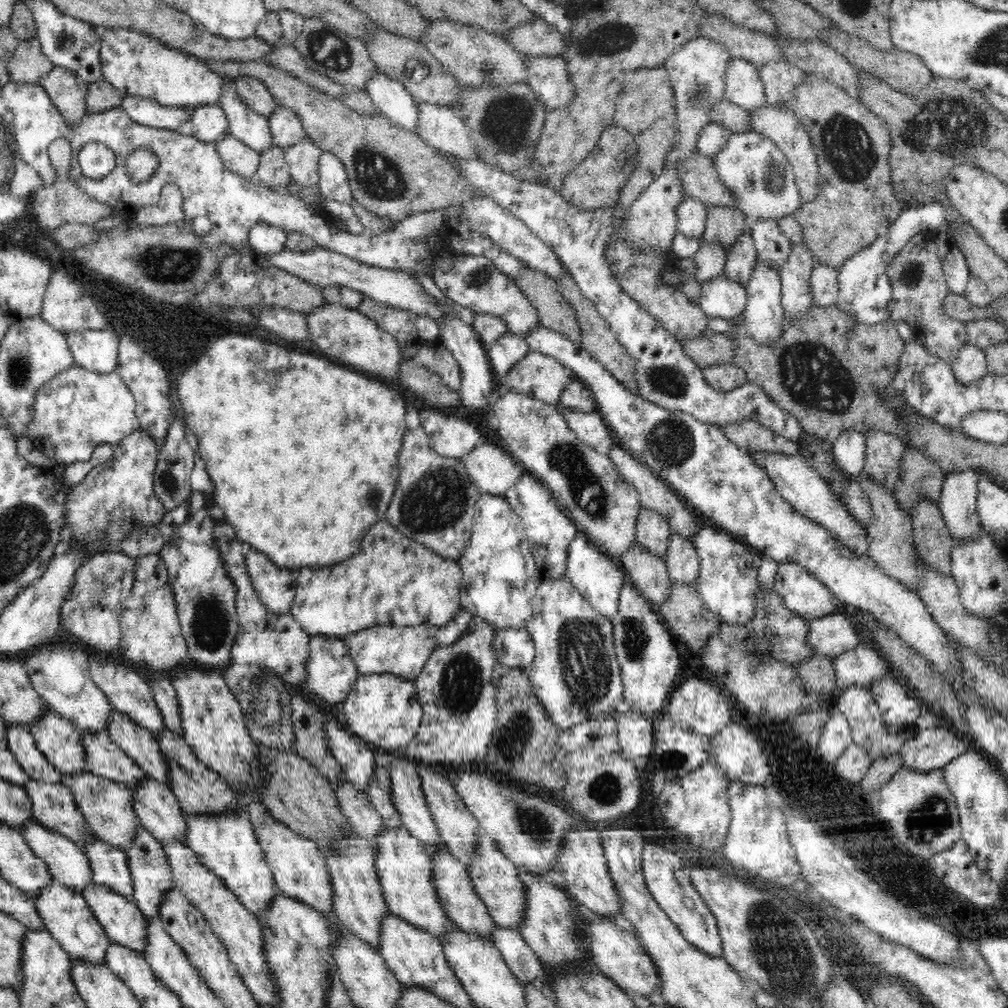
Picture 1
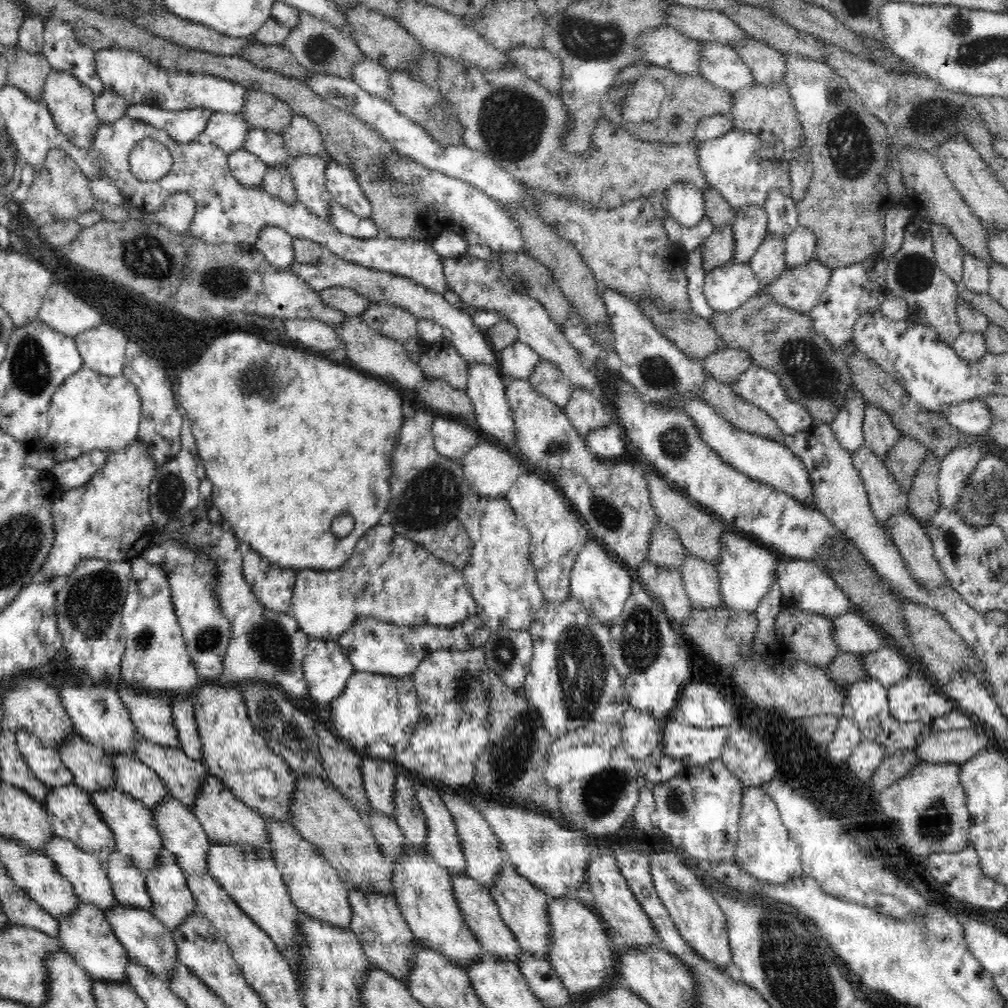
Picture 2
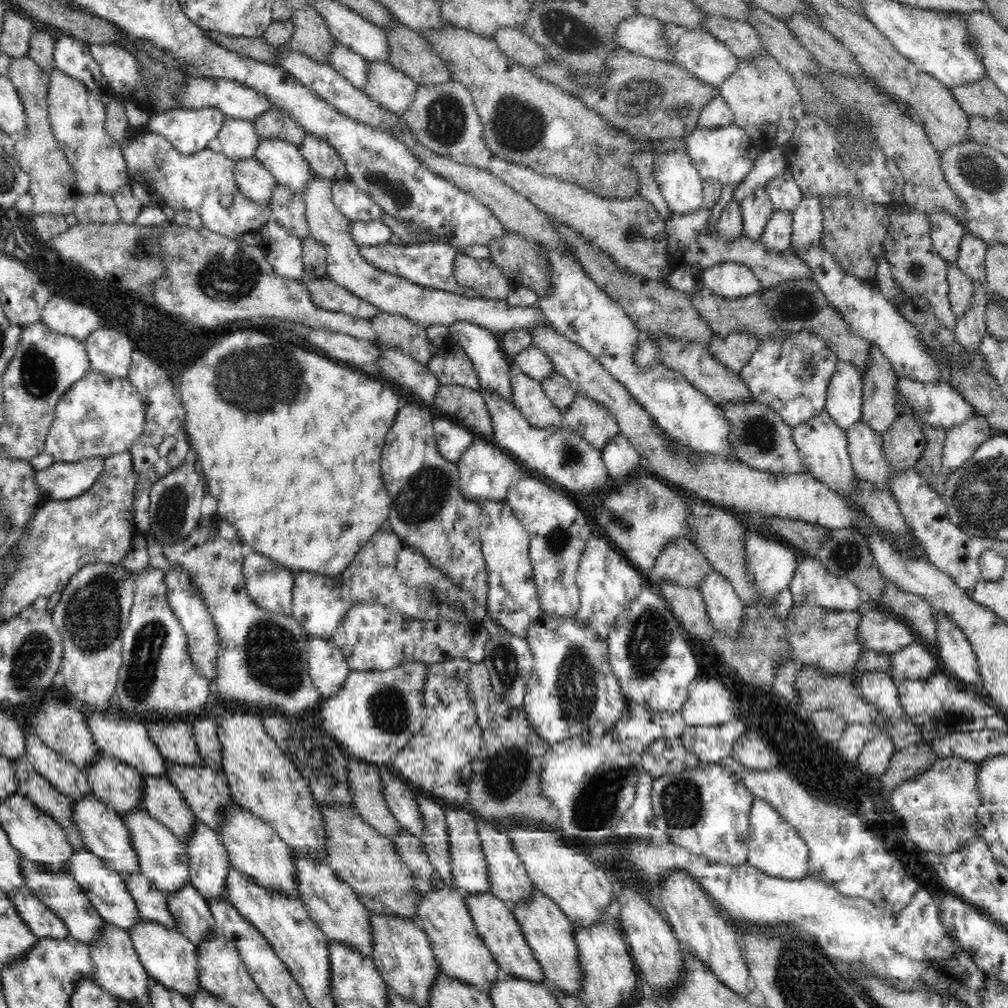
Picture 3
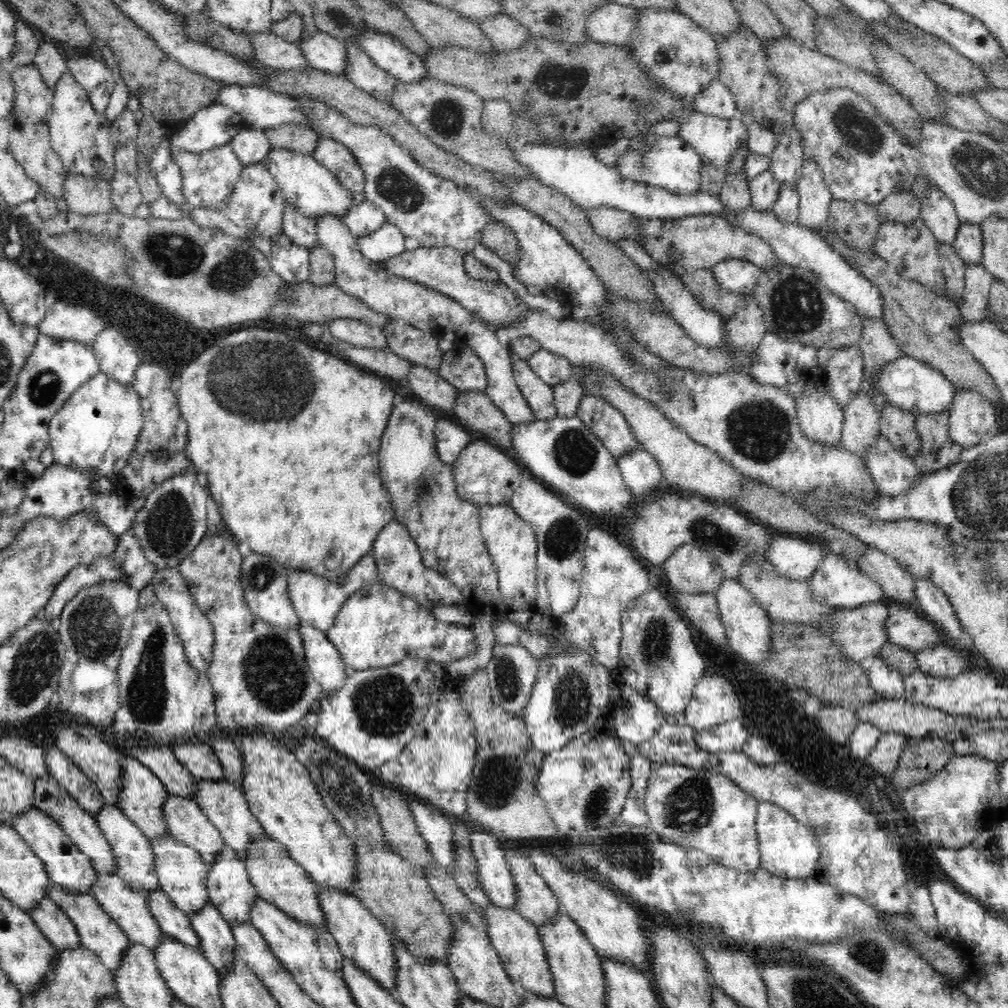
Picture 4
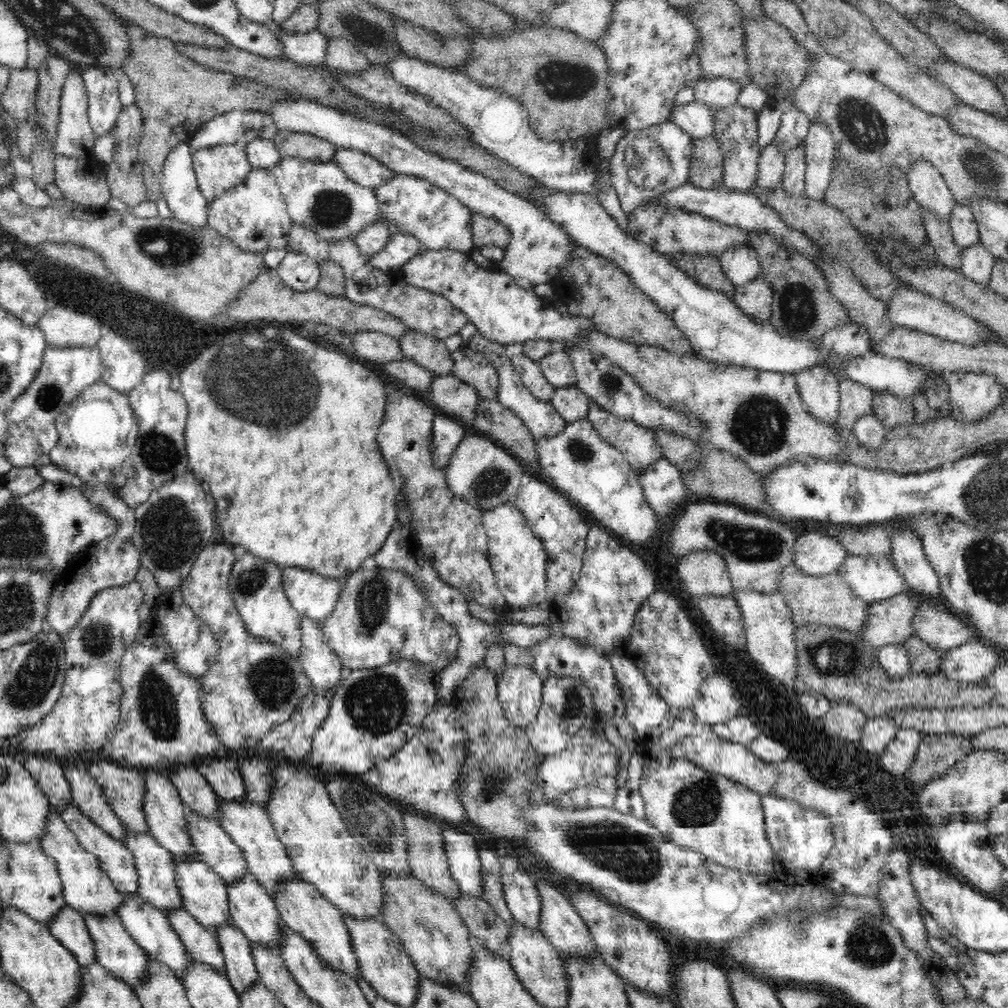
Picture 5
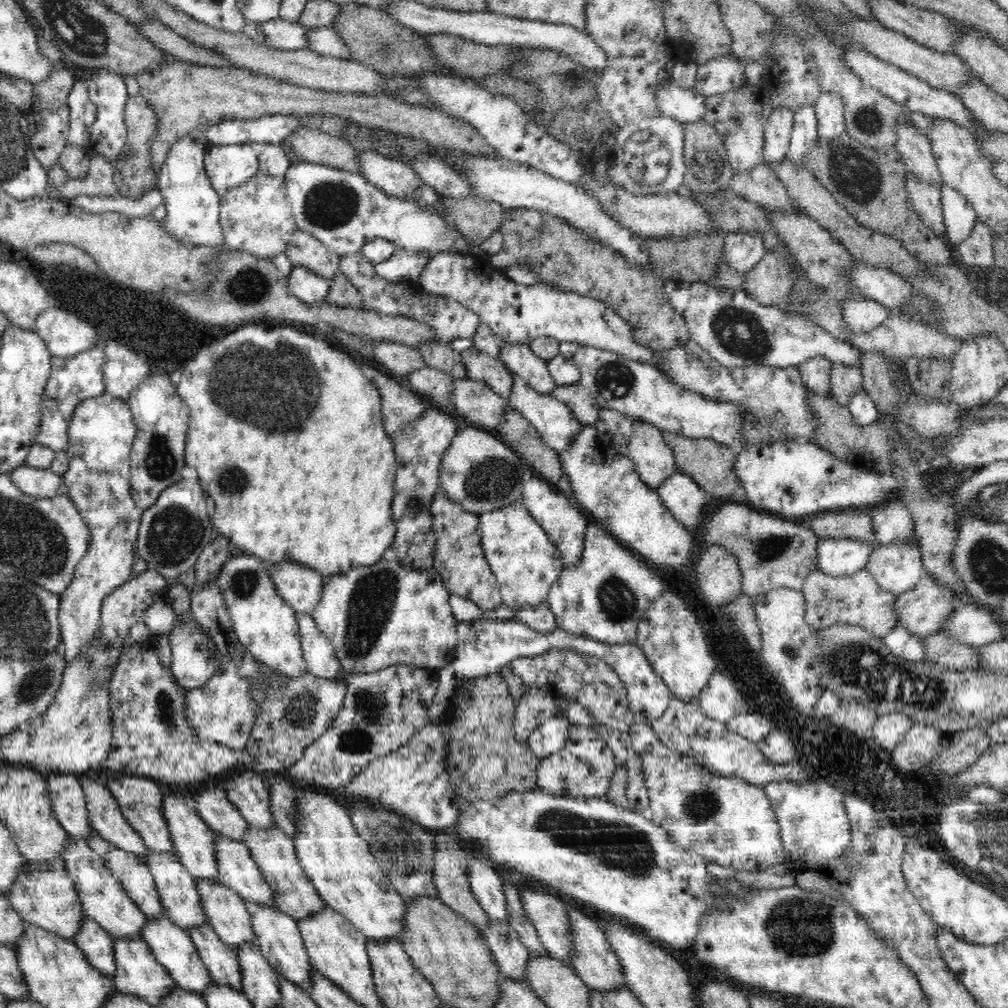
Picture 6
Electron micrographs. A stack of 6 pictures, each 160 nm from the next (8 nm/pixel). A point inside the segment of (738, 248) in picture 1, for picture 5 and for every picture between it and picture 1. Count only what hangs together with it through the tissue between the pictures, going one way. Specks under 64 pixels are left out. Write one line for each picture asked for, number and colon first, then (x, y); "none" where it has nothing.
2: (750, 225)
3: (756, 209)
4: (764, 188)
5: (771, 165)

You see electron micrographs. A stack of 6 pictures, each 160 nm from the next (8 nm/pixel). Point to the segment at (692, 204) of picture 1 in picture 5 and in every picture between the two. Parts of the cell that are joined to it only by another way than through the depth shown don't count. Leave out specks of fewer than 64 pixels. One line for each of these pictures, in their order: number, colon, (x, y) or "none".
2: (686, 204)
3: (679, 180)
4: (671, 163)
5: (645, 163)

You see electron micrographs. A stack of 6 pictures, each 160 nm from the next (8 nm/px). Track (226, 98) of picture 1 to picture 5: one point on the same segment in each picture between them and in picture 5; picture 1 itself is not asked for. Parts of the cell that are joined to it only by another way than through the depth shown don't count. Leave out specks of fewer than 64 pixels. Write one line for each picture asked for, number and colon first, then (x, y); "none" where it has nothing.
2: (268, 146)
3: (283, 159)
4: (312, 189)
5: (319, 195)

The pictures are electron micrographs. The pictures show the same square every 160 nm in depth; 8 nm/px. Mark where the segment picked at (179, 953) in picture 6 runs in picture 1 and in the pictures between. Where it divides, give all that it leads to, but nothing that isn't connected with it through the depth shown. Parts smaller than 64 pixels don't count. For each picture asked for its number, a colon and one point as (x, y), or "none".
1: (67, 862)
2: (88, 873)
3: (105, 888)
4: (129, 908)
5: (148, 926)

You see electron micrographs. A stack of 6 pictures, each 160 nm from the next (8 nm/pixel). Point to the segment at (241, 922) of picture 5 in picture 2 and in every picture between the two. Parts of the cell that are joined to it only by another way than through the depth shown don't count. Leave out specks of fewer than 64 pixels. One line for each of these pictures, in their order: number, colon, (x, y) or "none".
2: (182, 834)
3: (208, 861)
4: (229, 888)

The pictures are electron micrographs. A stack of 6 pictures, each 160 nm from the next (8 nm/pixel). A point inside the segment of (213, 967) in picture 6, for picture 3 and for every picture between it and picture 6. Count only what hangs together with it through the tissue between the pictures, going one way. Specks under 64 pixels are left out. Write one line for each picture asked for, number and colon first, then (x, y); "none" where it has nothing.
3: (152, 905)
4: (173, 922)
5: (201, 944)

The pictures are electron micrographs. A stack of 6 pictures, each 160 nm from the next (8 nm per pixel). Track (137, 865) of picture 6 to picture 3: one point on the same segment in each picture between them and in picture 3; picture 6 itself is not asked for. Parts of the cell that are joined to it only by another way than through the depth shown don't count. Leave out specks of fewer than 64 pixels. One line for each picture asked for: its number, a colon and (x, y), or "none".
3: (39, 791)
4: (49, 796)
5: (117, 861)

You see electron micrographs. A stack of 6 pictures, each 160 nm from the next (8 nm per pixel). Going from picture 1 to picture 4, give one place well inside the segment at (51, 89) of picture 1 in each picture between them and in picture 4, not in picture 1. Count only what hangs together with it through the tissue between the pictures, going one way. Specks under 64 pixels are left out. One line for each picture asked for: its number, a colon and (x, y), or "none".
2: (71, 103)
3: (77, 117)
4: (80, 136)

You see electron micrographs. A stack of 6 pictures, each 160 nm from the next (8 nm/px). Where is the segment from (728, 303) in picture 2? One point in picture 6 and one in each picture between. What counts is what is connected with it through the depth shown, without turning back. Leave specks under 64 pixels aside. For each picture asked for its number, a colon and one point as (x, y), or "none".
3: (729, 280)
4: (738, 276)
5: (740, 264)
6: (742, 251)

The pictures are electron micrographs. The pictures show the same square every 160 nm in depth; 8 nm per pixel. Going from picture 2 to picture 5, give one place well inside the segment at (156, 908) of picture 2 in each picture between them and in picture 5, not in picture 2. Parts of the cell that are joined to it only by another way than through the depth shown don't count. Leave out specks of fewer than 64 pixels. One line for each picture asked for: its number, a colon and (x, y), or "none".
3: (193, 918)
4: (216, 940)
5: (239, 967)

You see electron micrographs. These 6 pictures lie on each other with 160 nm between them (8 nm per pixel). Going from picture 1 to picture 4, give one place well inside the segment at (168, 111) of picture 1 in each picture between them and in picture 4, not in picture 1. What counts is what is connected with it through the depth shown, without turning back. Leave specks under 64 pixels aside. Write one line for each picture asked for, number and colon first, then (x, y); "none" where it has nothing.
2: (184, 126)
3: (190, 130)
4: (212, 126)

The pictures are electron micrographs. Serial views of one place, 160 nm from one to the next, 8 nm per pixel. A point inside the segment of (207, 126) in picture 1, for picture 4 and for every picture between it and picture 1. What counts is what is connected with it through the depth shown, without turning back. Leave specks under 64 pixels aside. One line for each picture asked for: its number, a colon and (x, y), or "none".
2: (228, 131)
3: (239, 139)
4: (250, 146)

